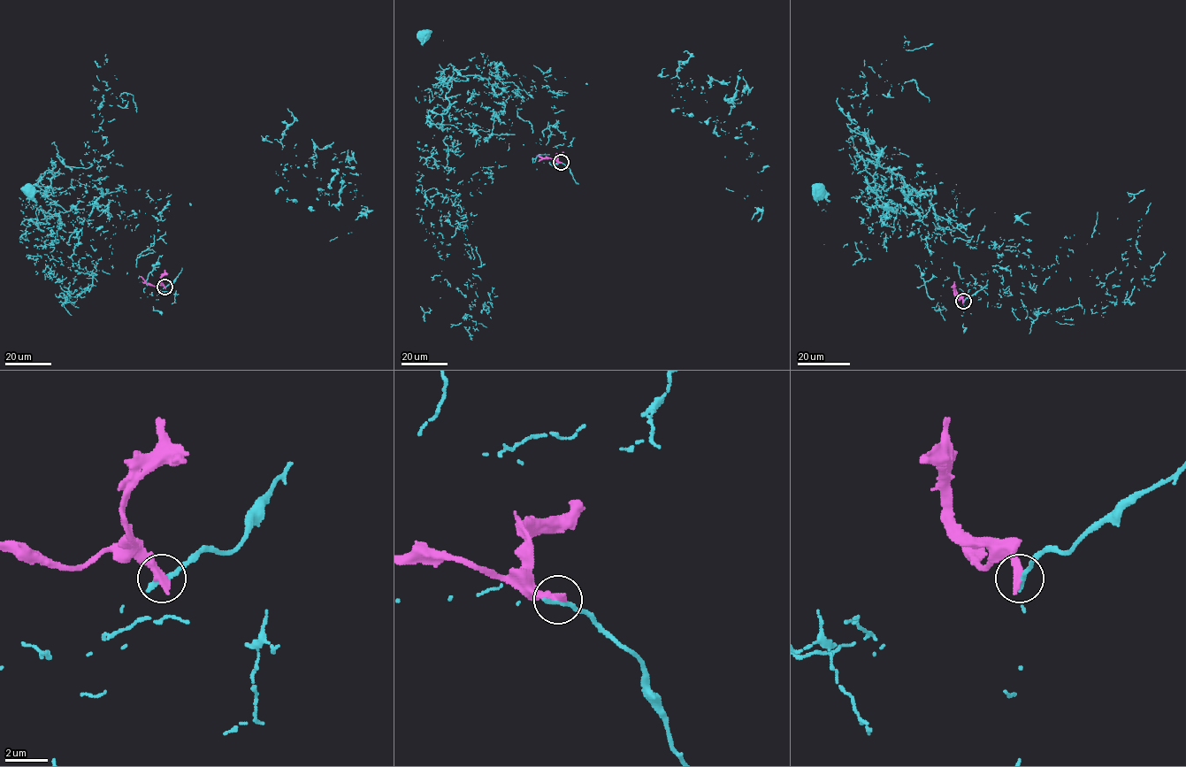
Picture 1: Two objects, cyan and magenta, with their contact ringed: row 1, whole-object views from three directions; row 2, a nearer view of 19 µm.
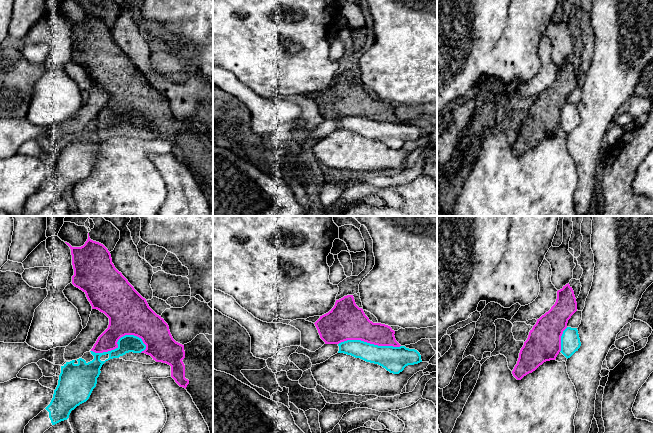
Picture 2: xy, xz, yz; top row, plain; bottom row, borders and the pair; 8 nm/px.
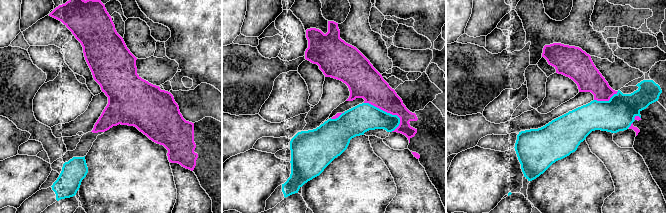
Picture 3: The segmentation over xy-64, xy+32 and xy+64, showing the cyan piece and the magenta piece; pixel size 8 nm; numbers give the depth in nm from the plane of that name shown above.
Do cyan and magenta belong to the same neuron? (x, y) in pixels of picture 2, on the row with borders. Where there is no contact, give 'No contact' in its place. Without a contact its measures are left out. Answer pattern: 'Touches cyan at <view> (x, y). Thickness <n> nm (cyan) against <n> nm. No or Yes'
Touches cyan at xy (117, 342). Thickness 140 nm (cyan) against 340 nm. No

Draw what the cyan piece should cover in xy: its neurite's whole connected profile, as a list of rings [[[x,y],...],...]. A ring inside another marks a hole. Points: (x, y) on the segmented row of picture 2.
[[[125,335],[114,350],[95,353],[90,351],[94,359],[86,362],[77,359],[61,366],[58,385],[54,390],[50,404],[25,426],[24,433],[44,433],[53,425],[67,420],[72,410],[86,402],[96,387],[102,365],[113,358],[119,358],[126,353],[141,353],[146,349],[142,339],[134,335]]]

